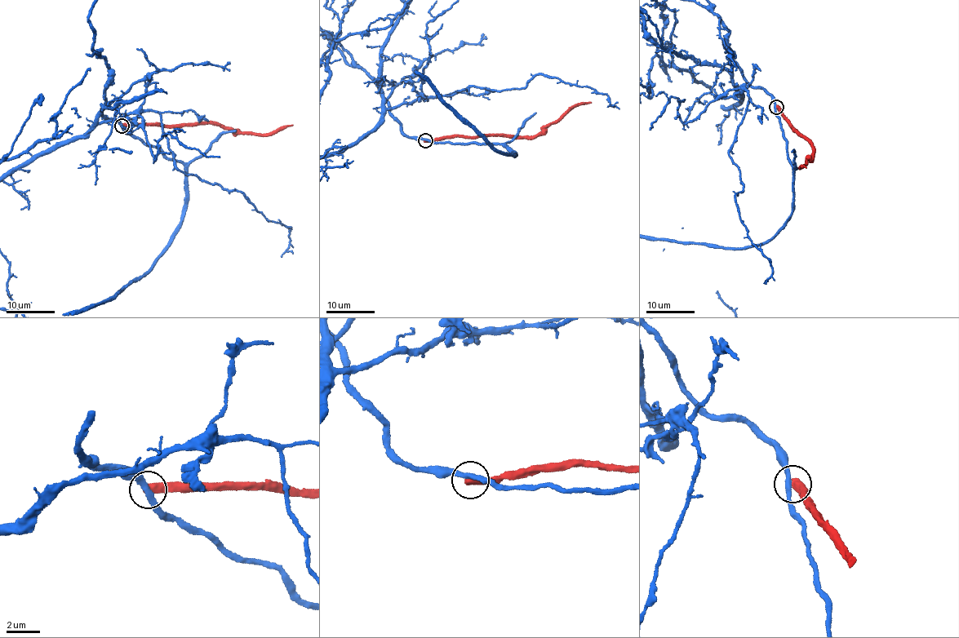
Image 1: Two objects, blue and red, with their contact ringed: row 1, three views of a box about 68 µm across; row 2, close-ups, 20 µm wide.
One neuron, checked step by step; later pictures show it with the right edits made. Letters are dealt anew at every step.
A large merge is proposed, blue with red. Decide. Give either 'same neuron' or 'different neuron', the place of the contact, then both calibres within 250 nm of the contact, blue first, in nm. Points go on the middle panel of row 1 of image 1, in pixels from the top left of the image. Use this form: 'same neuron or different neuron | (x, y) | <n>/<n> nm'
different neuron | (425, 140) | 320/440 nm

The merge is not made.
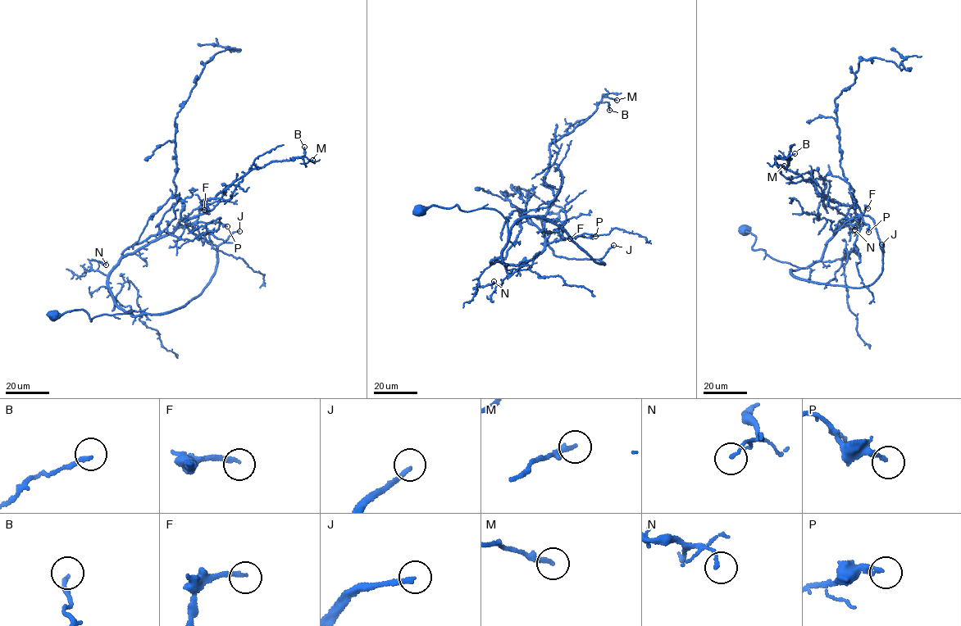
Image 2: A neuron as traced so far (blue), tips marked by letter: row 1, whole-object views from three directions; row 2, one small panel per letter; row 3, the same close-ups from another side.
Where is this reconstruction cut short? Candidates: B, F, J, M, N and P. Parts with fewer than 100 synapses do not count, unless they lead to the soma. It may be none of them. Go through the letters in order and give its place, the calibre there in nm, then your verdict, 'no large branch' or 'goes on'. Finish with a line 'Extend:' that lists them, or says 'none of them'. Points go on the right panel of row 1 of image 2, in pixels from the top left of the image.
B: (794, 153) | 180 nm | no large branch
F: (867, 208) | 180 nm | no large branch
J: (881, 244) | 190 nm | goes on
M: (784, 165) | 220 nm | no large branch
N: (854, 229) | 130 nm | no large branch
P: (868, 232) | 200 nm | no large branch
Extend: J

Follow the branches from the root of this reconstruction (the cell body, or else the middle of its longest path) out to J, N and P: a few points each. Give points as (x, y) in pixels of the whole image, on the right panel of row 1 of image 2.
J: (745, 231), (755, 237), (754, 250), (800, 268), (791, 269), (794, 277), (857, 288), (881, 274), (881, 244)
N: (745, 231), (755, 237), (754, 250), (804, 268), (820, 260), (839, 229), (855, 220), (854, 229)
P: (745, 231), (755, 237), (754, 250), (801, 268), (819, 261), (838, 227), (858, 223), (857, 215), (868, 232)

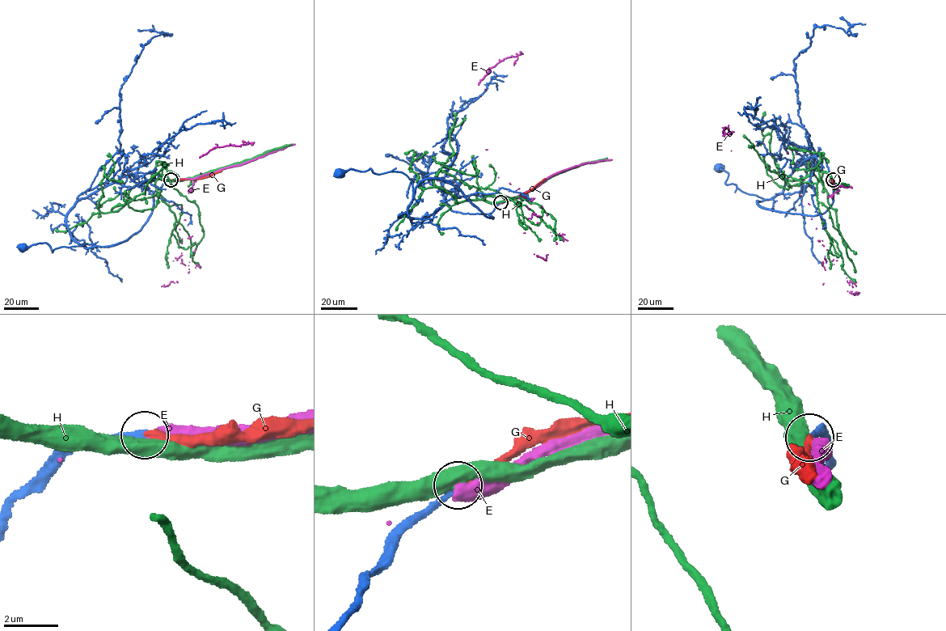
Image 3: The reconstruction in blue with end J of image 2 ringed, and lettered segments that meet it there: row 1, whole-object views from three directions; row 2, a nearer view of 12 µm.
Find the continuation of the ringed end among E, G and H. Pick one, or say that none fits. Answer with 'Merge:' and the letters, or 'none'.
Merge: G

